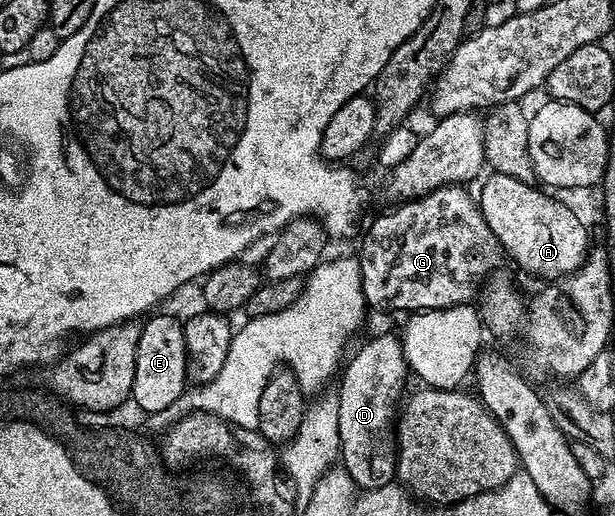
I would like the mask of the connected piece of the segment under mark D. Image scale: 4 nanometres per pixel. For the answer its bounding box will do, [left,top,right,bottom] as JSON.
[337,333,408,489]

